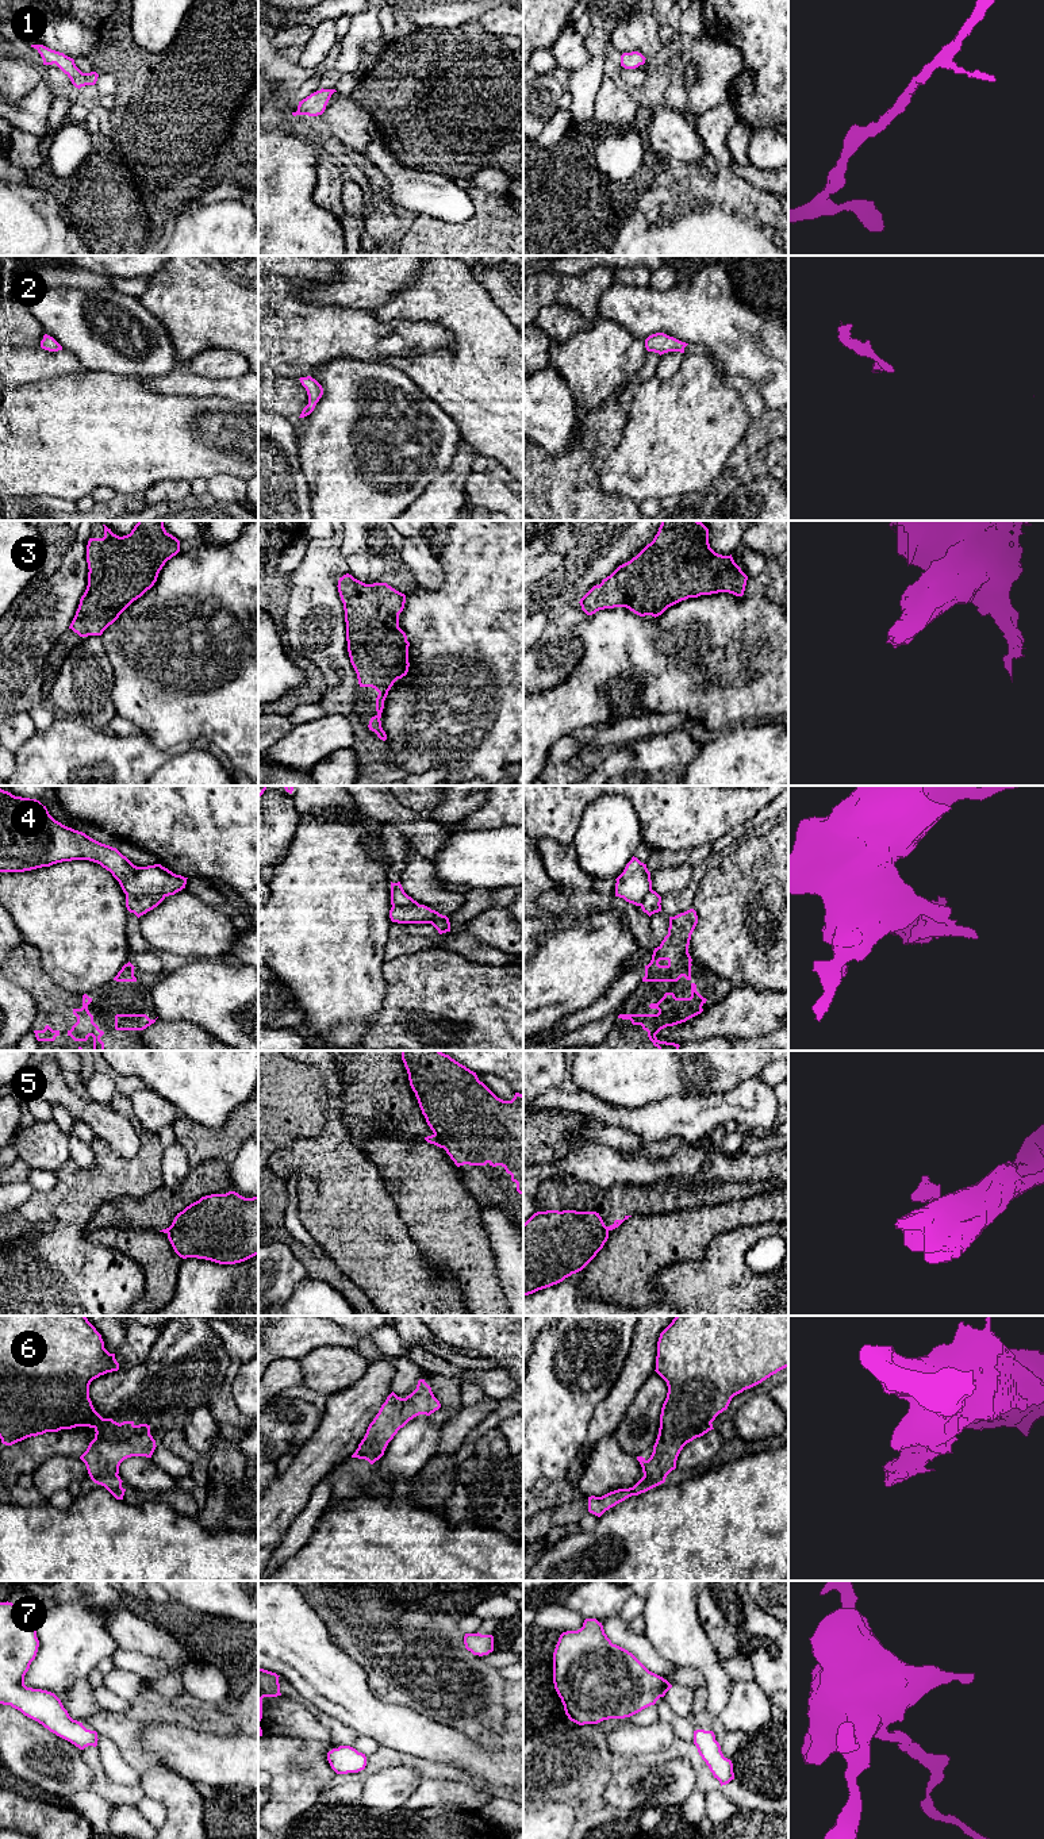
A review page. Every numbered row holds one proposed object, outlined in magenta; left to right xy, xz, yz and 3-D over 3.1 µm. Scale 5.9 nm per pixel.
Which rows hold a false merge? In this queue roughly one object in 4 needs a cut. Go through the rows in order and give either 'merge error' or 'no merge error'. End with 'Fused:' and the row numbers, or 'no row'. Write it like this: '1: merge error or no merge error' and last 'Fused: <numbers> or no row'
1: no merge error
2: no merge error
3: no merge error
4: merge error
5: merge error
6: merge error
7: no merge error
Fused: 4, 5, 6

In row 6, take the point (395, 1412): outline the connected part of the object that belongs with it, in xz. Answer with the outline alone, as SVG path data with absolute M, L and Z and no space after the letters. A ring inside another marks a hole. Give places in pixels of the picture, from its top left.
M419 1379L417 1389L406 1398L398 1397L394 1391L387 1397L379 1413L369 1424L366 1433L352 1458L362 1459L362 1455L372 1444L385 1450L400 1428L419 1414L430 1416L441 1408L431 1387Z

